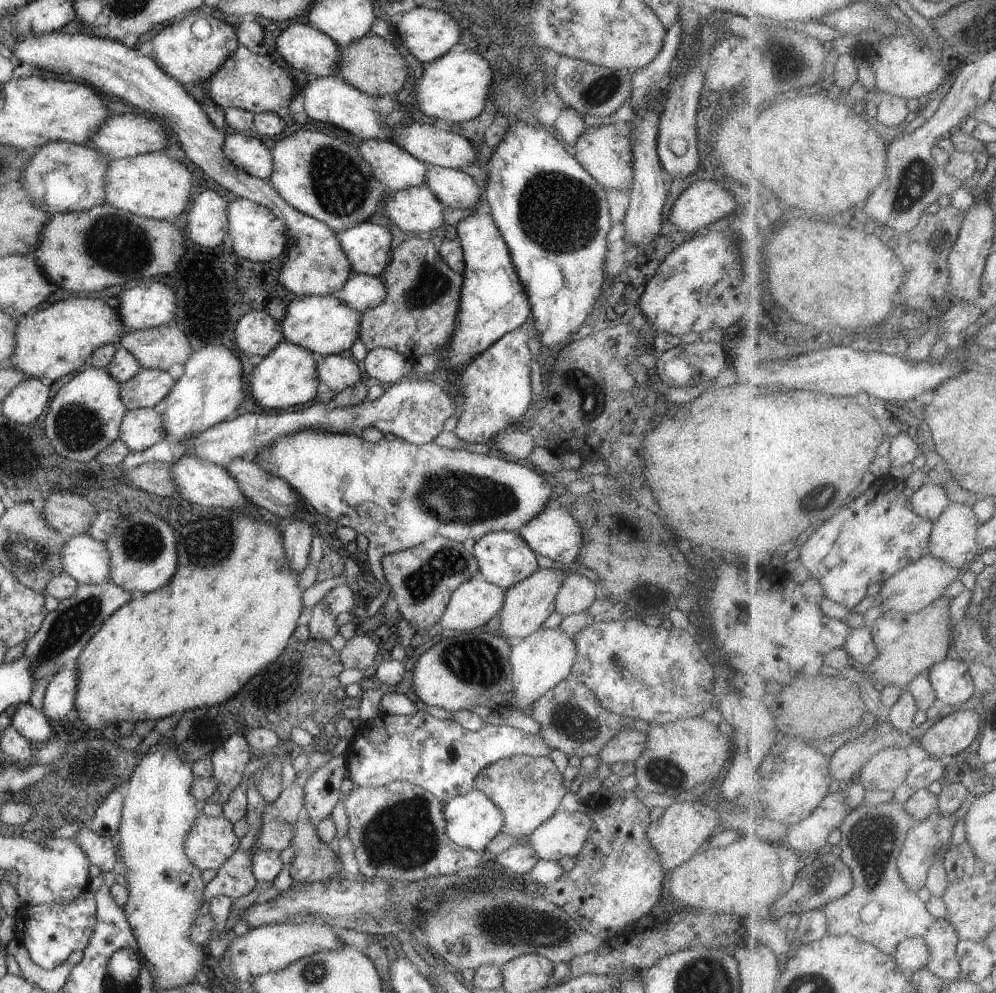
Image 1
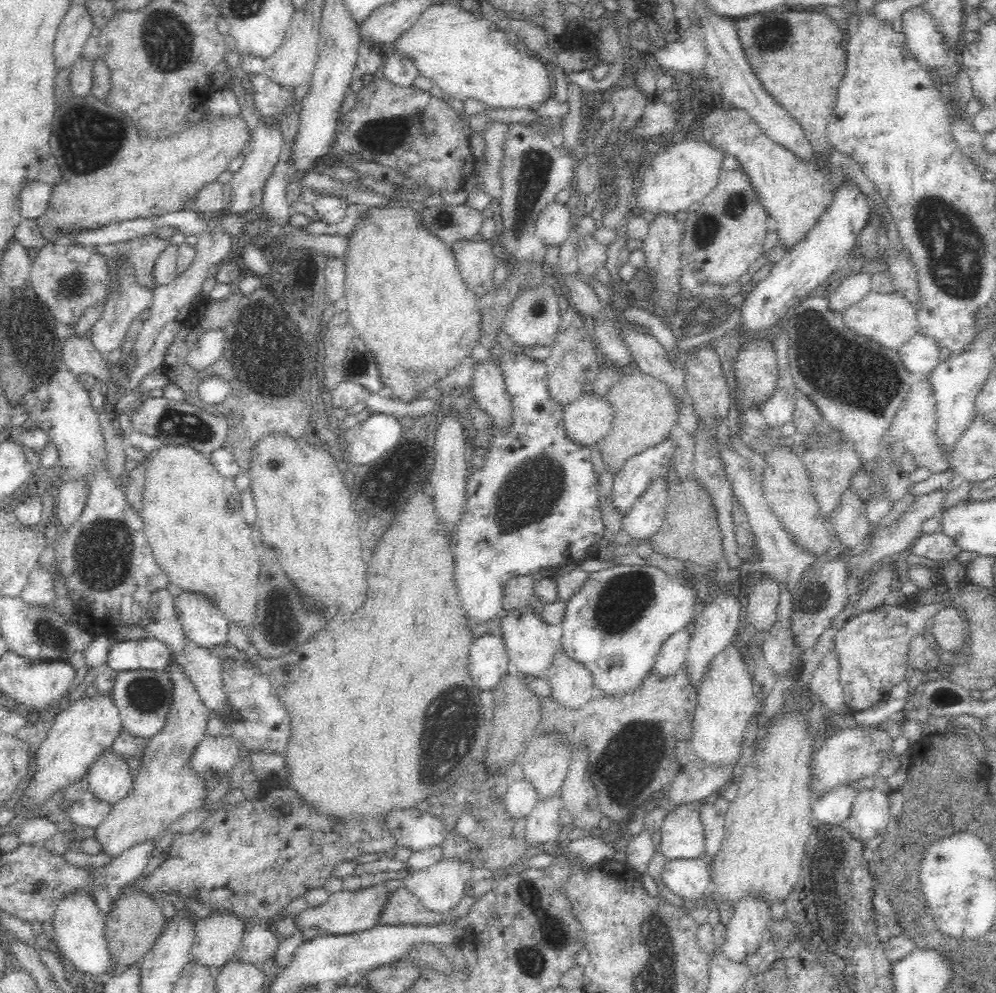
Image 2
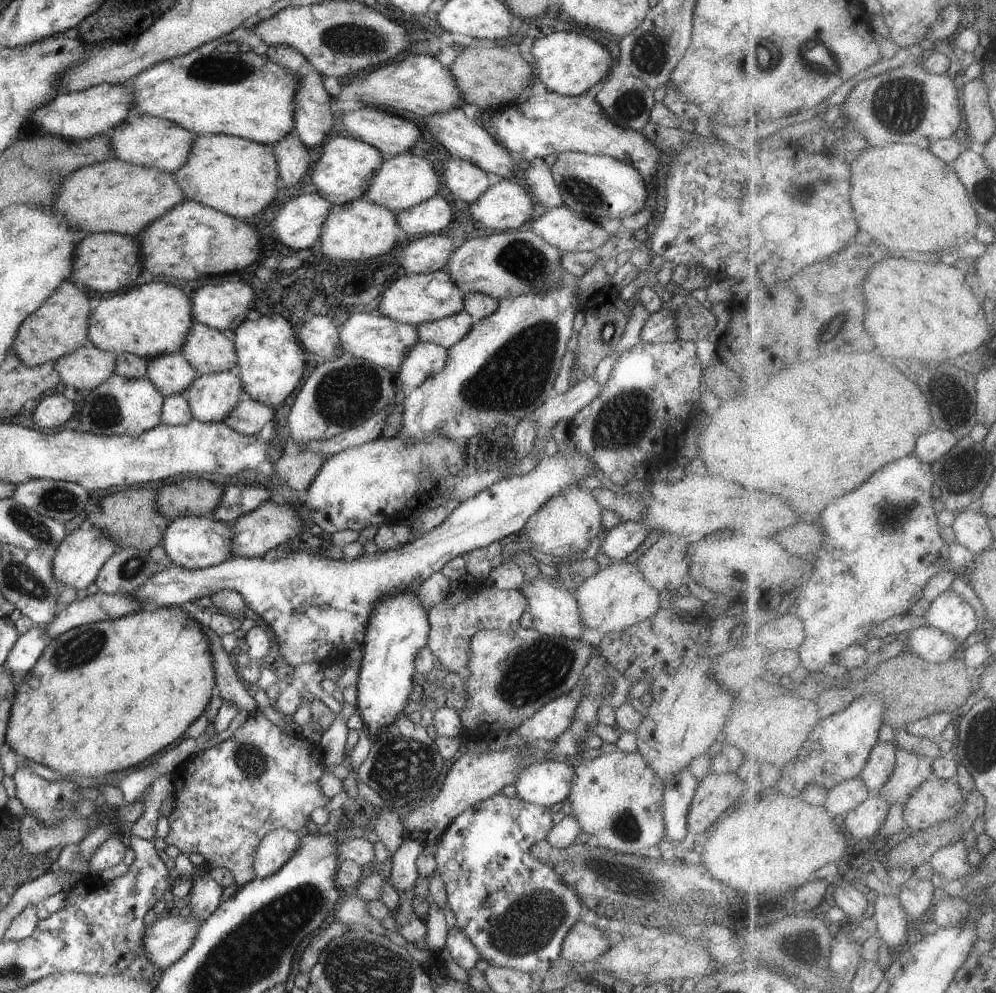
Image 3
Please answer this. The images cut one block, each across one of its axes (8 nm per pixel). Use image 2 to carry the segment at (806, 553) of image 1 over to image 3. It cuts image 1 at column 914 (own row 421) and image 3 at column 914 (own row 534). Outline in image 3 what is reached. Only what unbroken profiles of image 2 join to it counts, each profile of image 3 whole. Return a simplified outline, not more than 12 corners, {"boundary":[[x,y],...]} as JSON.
{"boundary":[[934,464],[834,502],[815,573],[778,608],[822,668],[977,554],[944,540]]}

